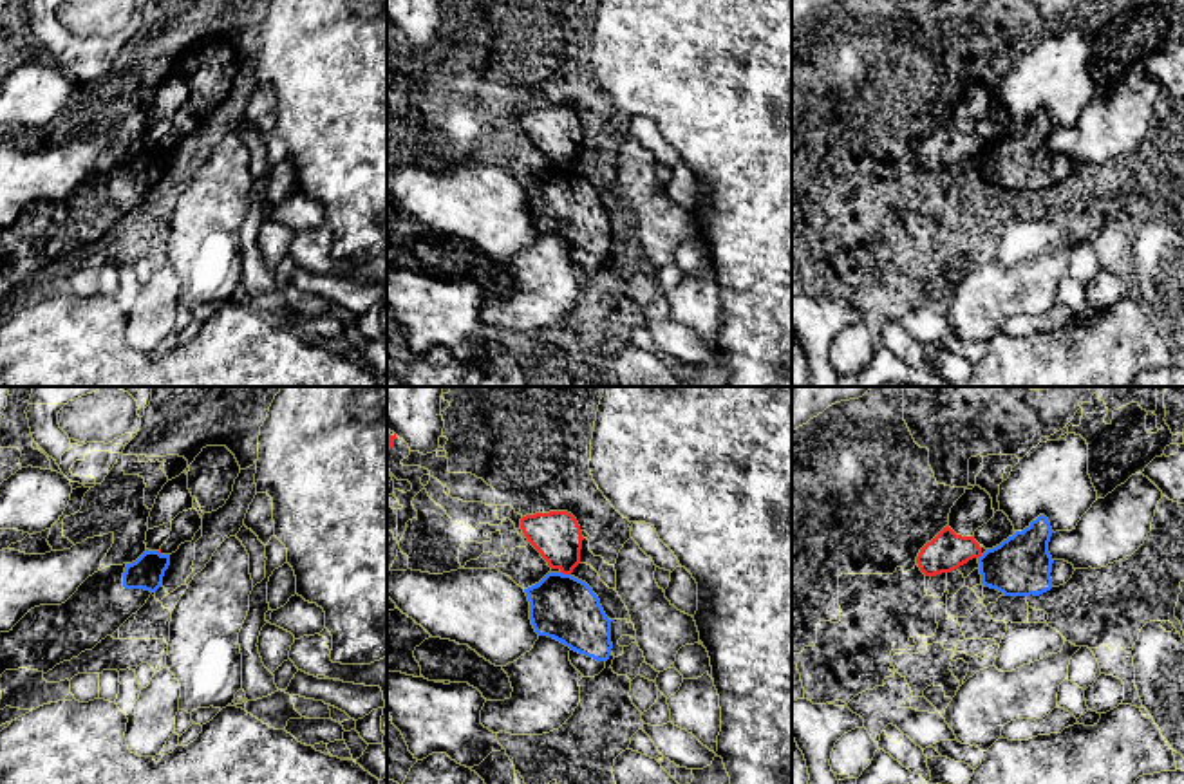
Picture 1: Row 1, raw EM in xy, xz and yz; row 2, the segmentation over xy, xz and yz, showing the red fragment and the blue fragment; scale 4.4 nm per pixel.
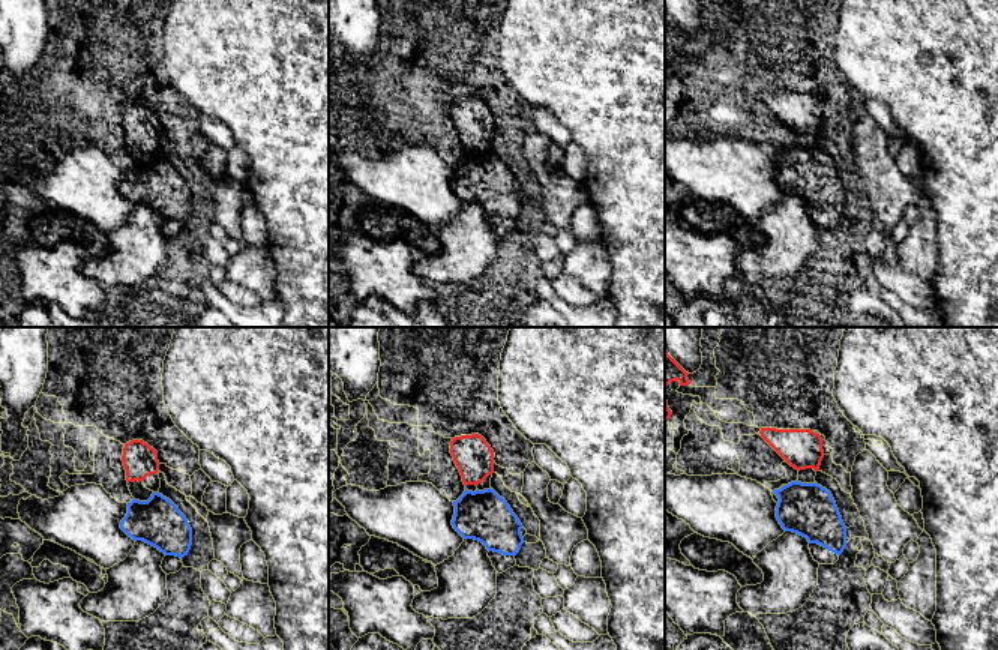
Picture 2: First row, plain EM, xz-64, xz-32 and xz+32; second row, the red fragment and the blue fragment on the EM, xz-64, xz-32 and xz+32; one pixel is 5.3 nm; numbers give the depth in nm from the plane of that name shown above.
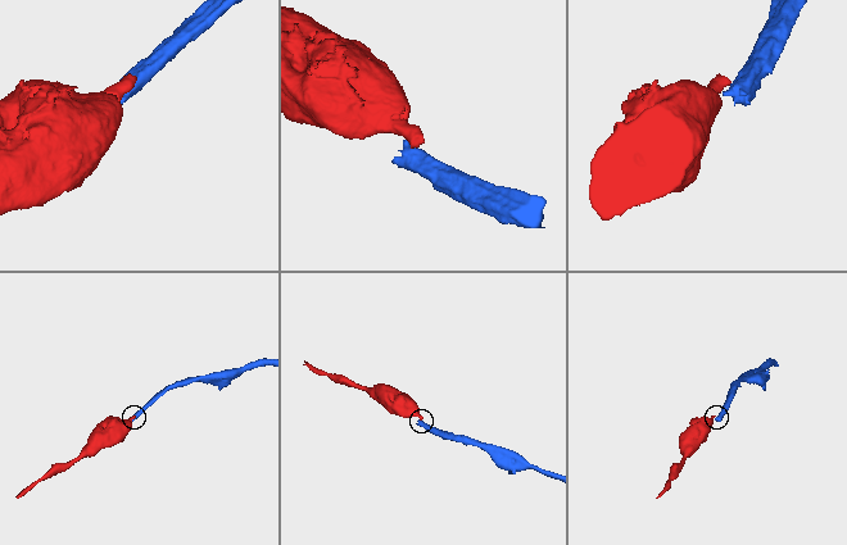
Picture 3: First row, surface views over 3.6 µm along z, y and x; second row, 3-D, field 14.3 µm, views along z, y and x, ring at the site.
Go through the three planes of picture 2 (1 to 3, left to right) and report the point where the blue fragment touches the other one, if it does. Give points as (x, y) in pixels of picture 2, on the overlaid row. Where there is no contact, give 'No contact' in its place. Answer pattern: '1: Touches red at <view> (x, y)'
1: No contact
2: No contact
3: No contact

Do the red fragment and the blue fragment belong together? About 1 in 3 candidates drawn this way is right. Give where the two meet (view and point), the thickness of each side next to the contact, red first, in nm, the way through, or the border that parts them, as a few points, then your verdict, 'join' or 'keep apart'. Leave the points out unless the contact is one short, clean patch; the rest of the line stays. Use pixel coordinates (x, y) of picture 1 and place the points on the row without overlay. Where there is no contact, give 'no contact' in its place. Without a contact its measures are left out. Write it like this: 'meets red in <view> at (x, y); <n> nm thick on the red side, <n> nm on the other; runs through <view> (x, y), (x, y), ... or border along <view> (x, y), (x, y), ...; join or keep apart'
meets red in xz at (566, 168); 220 nm thick on the red side, 280 nm on the other; border along xz (561, 167), (570, 170); keep apart

